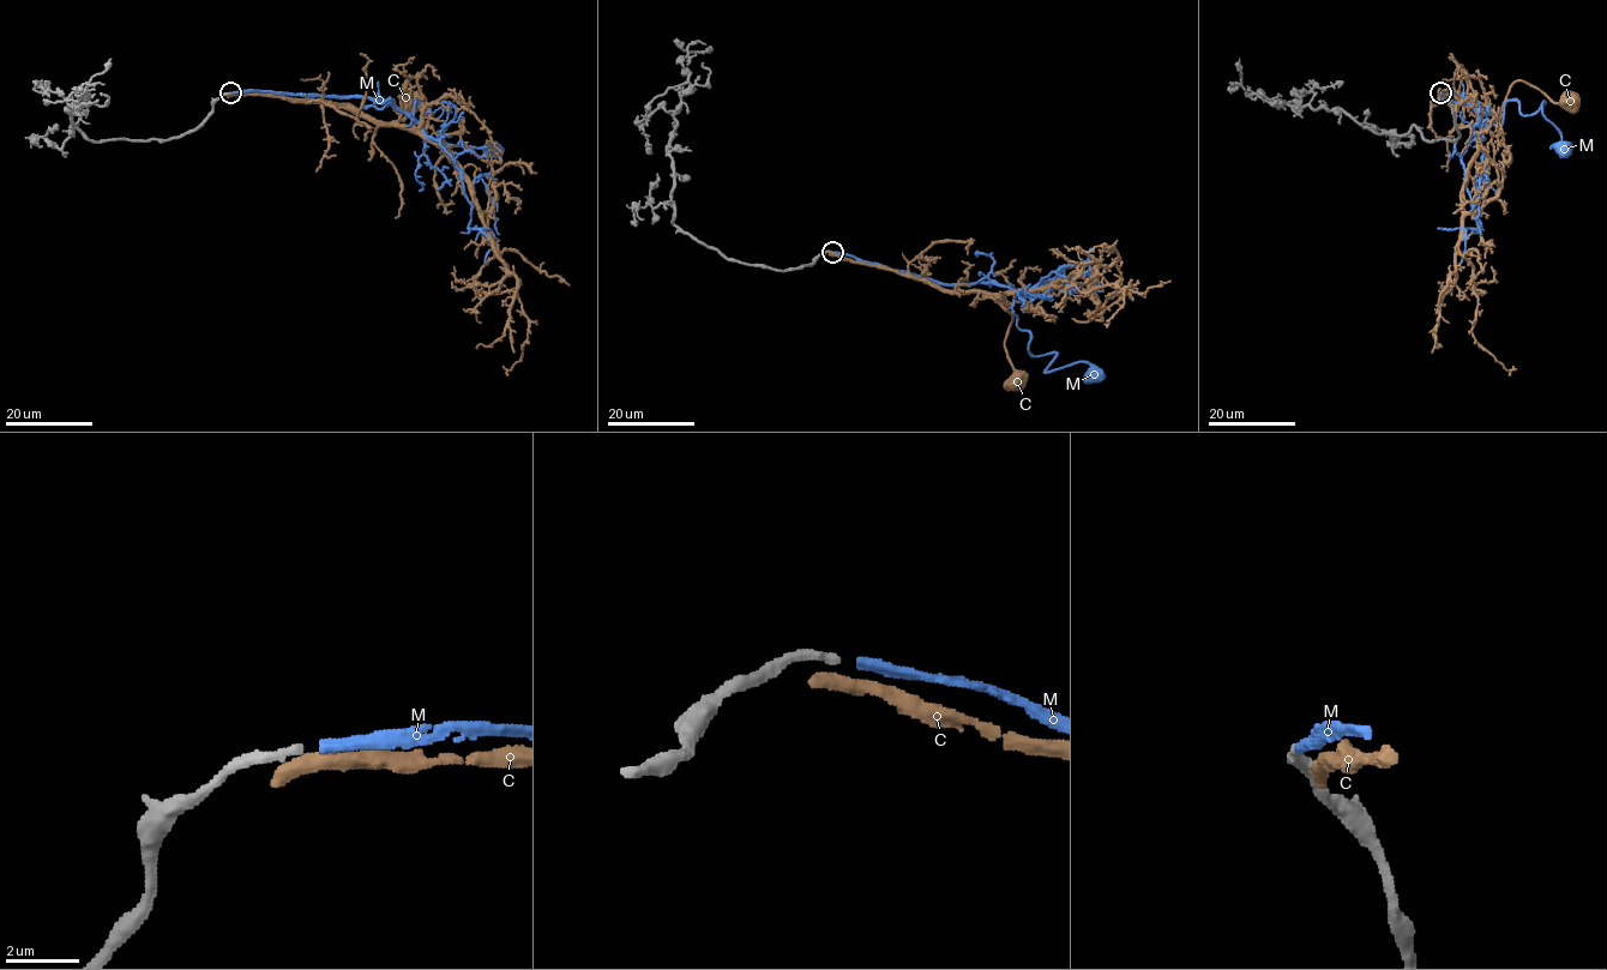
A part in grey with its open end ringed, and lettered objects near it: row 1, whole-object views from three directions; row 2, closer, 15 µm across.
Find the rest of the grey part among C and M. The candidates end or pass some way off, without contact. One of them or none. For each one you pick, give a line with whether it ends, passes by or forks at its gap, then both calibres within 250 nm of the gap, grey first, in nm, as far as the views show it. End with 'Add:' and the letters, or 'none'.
M: it ends there; 260 nm thick on the grey side, 280 nm on the other
Add: M

